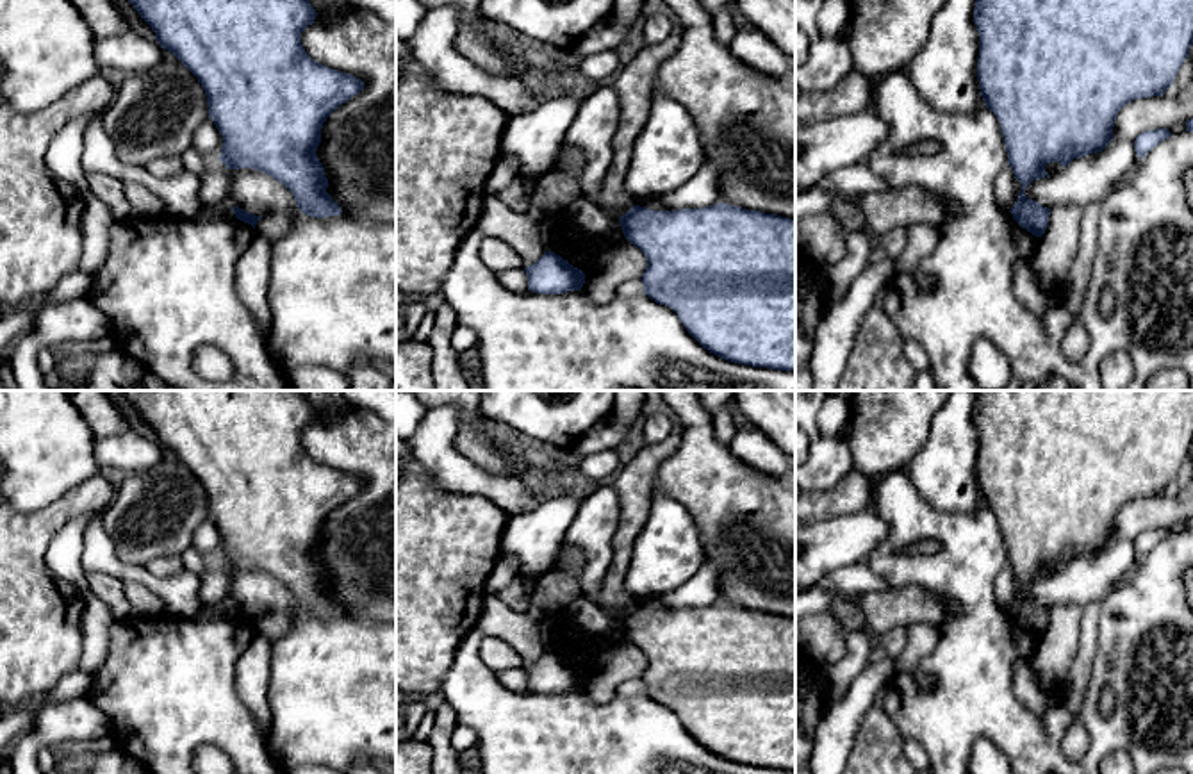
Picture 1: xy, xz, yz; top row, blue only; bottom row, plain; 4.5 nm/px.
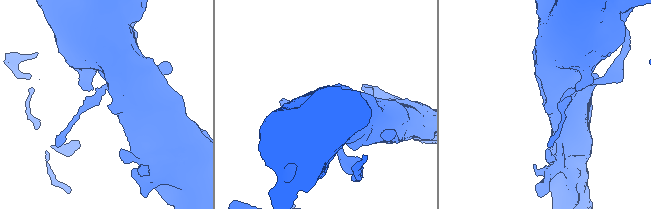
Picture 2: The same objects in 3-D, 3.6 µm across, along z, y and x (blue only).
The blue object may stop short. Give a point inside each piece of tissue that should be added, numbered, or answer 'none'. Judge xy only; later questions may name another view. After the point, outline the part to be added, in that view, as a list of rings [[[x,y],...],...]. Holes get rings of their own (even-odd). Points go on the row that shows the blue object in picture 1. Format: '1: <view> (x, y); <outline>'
none

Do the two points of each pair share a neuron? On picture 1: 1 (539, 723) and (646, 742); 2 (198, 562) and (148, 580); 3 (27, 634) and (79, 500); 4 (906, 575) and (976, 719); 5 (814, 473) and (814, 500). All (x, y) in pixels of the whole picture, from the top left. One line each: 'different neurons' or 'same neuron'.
1: same neuron
2: different neurons
3: same neuron
4: same neuron
5: different neurons

